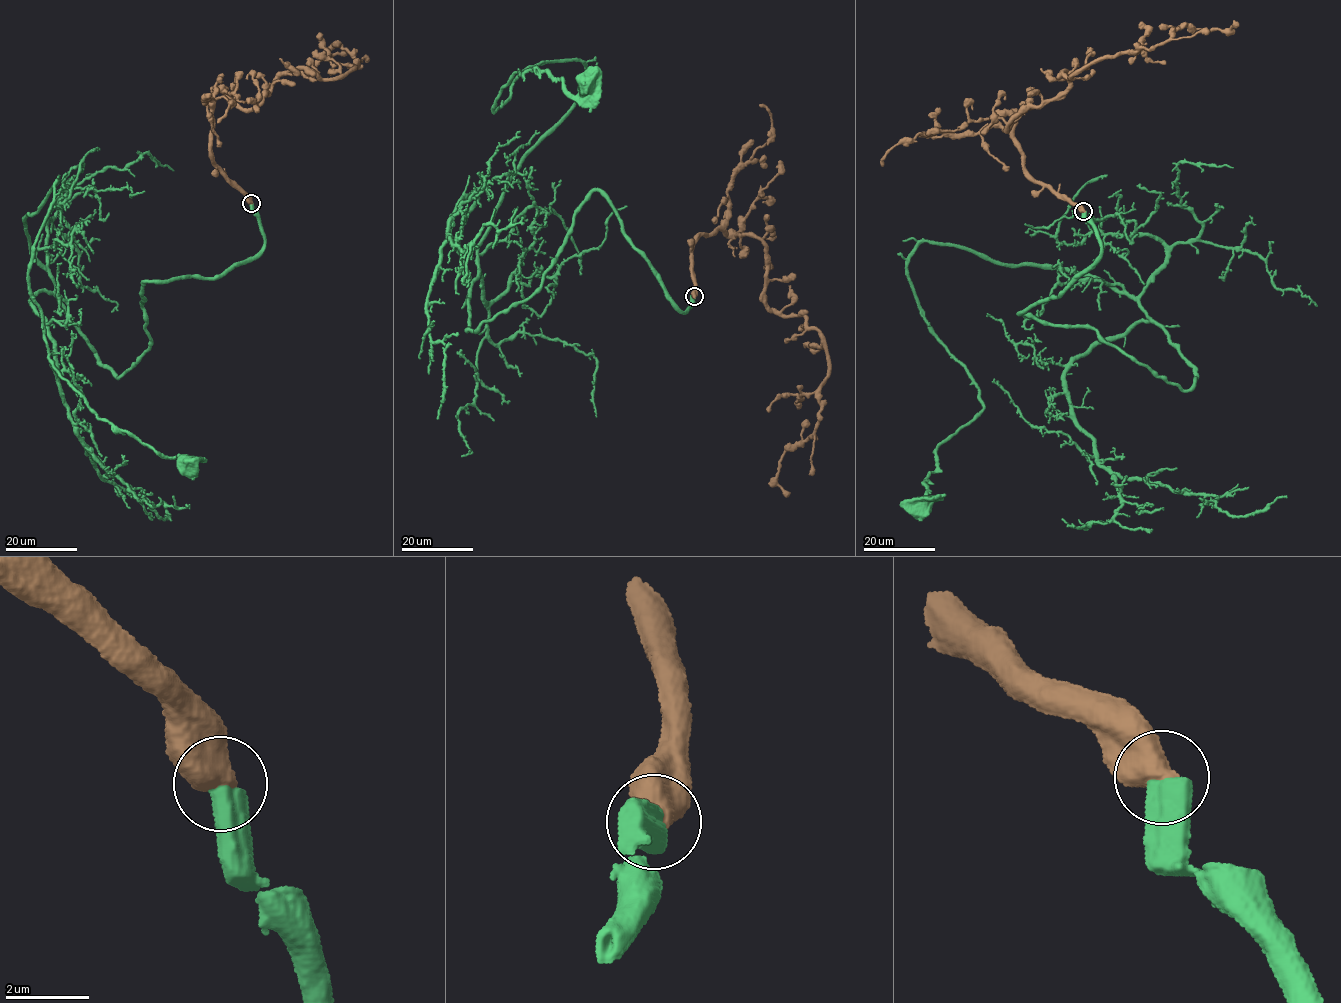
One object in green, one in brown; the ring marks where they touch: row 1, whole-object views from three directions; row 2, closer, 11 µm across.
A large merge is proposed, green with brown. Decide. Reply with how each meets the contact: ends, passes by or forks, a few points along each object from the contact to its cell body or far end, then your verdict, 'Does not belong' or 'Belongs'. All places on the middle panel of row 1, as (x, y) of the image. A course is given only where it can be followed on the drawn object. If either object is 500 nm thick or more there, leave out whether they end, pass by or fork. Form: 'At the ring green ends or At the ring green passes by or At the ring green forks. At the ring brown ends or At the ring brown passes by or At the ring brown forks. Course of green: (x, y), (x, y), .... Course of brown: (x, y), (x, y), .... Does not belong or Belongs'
Course of green: (693, 296), (593, 190), (541, 288), (468, 328), (507, 178), (588, 80), (501, 90), (585, 79). Course of brown: (694, 296), (697, 238), (756, 236), (768, 306), (803, 315), (824, 345), (816, 426), (779, 463), (788, 496). Belongs

